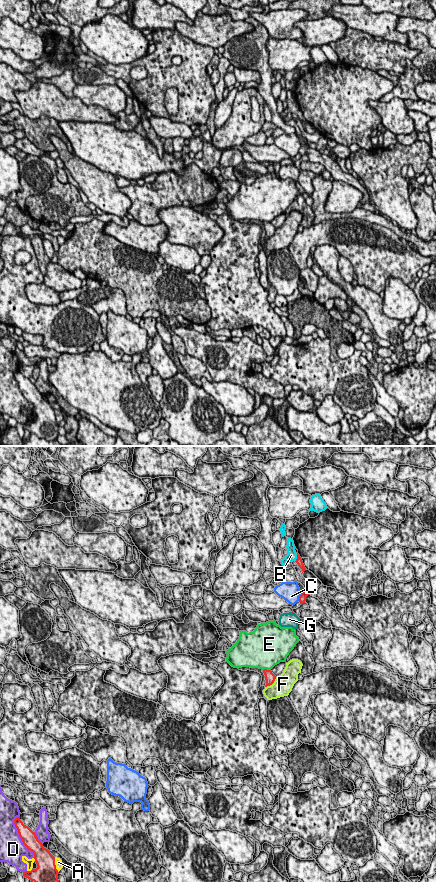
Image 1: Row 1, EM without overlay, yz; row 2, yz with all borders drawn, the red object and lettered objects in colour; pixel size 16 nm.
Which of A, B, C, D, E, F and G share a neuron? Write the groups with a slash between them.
A / B / C / D / E / F / G

